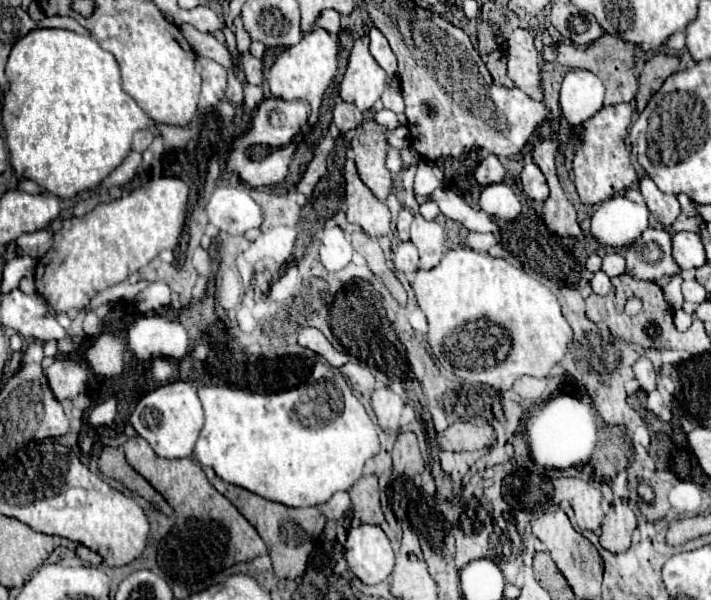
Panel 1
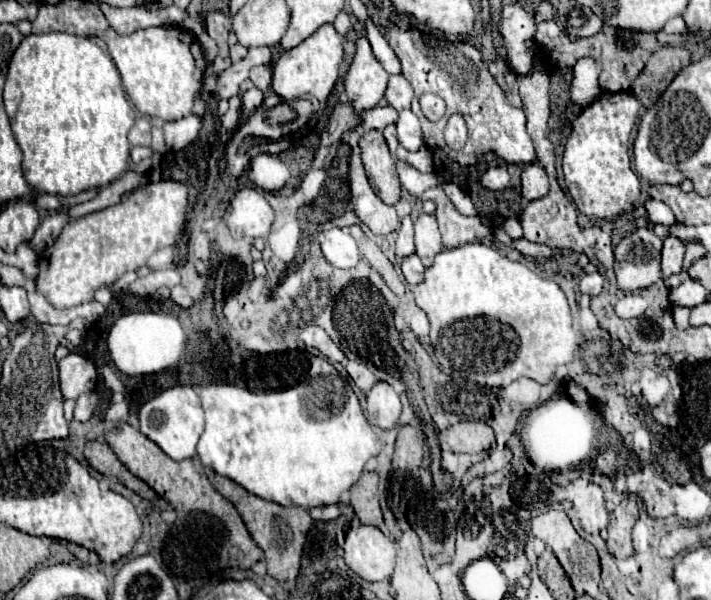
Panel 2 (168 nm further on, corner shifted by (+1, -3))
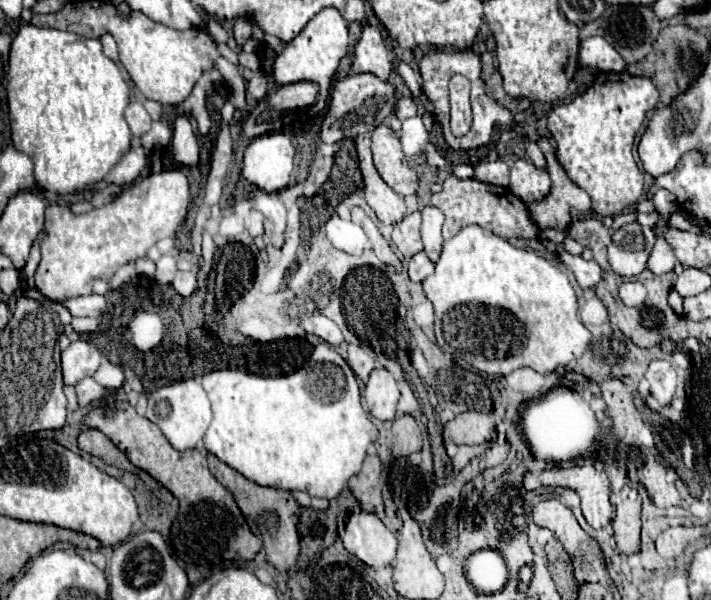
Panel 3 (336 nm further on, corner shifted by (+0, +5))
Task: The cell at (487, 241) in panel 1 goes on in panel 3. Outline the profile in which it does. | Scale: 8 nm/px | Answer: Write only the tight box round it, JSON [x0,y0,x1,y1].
[558,243,602,288]

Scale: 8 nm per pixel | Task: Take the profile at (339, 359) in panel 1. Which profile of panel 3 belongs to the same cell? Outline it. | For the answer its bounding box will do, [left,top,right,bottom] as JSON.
[302,314,344,348]

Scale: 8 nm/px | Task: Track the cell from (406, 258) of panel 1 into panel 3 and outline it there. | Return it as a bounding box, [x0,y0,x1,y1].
[408,252,434,282]

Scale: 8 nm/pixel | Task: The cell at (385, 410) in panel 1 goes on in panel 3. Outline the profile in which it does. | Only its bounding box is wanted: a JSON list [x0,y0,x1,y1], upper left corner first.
[364,368,400,420]

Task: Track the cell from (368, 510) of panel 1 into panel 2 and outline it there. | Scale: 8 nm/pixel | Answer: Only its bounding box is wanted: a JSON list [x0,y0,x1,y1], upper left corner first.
[349,472,383,526]

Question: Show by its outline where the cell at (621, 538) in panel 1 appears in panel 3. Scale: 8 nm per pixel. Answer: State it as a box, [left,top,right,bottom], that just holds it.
[612,486,640,554]

